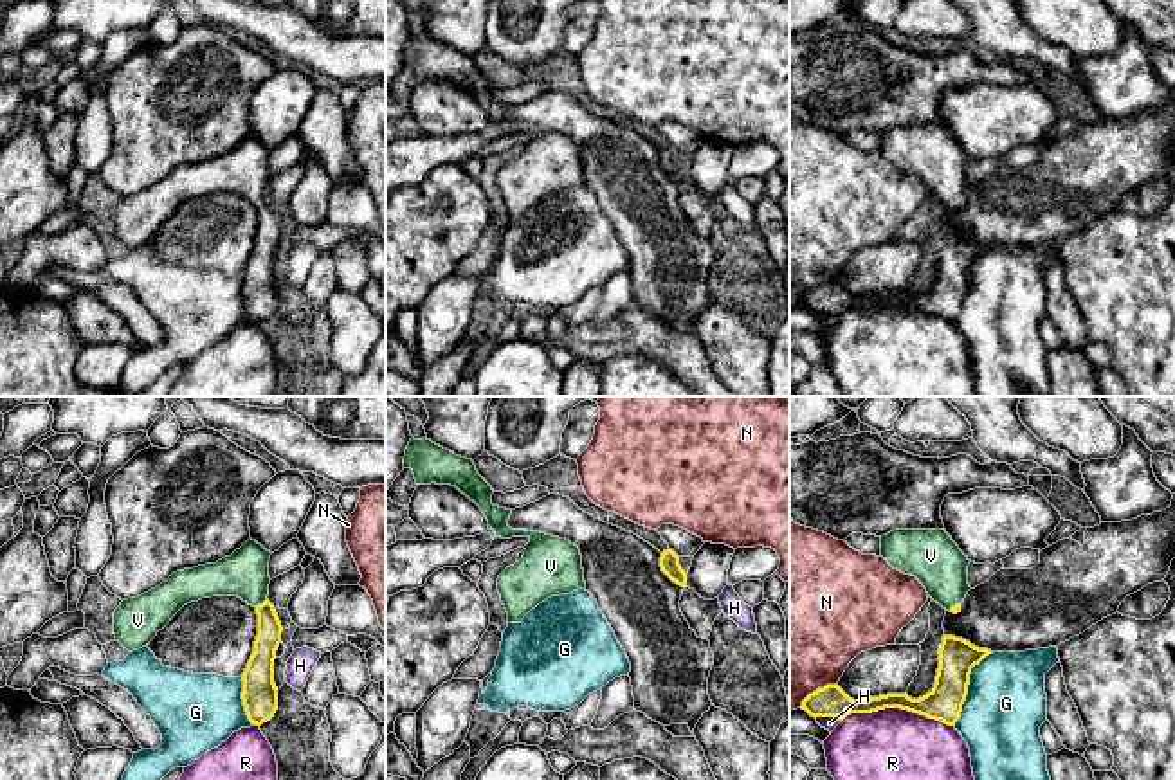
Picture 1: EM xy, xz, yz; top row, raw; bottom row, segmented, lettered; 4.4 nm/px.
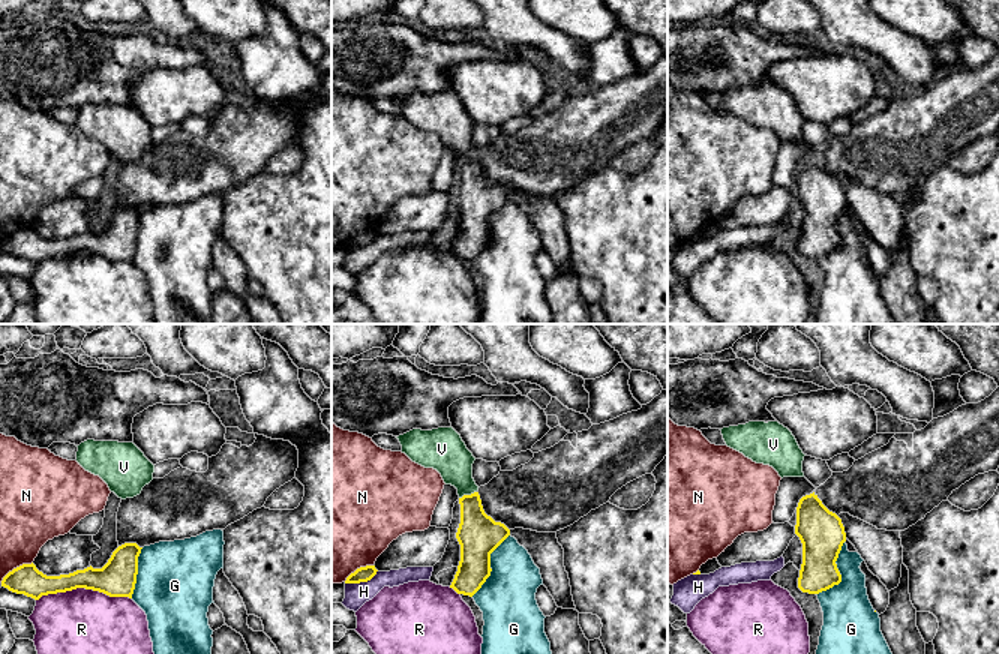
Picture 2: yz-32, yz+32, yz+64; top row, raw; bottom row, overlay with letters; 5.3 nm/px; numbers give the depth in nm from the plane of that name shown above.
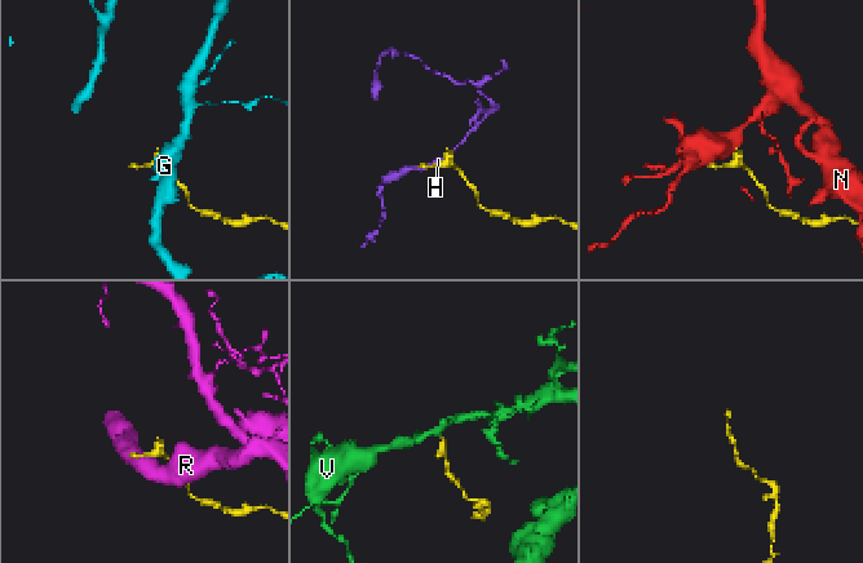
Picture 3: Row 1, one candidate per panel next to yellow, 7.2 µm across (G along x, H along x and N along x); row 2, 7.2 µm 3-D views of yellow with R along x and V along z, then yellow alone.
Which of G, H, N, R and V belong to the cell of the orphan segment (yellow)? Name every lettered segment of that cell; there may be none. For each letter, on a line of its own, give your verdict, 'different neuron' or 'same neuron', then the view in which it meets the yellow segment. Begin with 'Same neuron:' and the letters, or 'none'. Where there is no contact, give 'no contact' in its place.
Same neuron: V
G: different neuron; contact in yz
H: different neuron; contact in yz
N: different neuron; contact in yz
R: different neuron; contact in yz
V: same neuron; contact in xy

